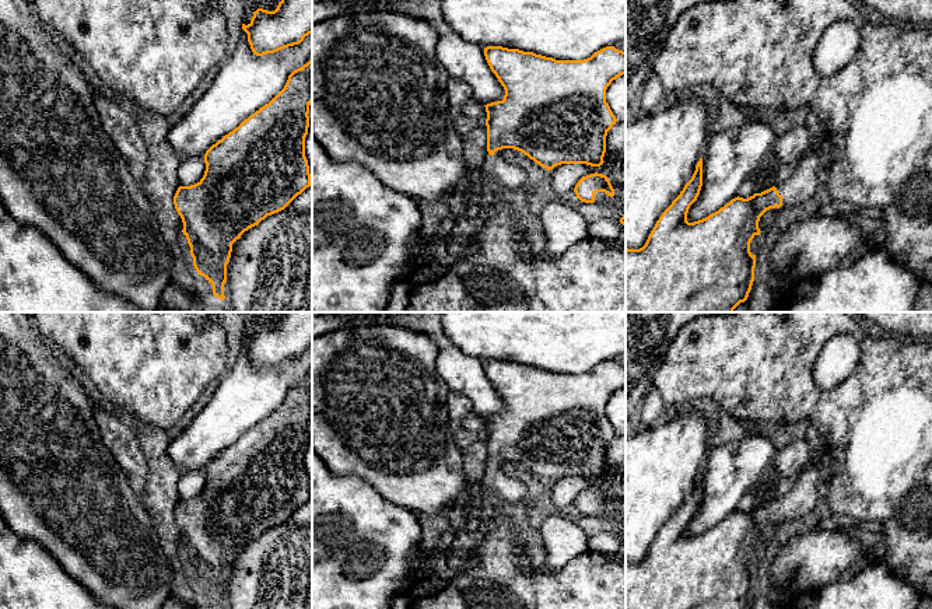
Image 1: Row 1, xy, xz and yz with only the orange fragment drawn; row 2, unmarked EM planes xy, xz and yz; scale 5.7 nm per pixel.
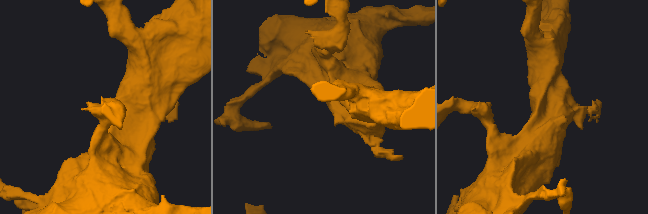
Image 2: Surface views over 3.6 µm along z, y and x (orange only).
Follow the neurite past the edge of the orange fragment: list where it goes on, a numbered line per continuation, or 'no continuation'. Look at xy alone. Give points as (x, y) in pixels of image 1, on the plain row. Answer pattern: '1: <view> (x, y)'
no continuation

